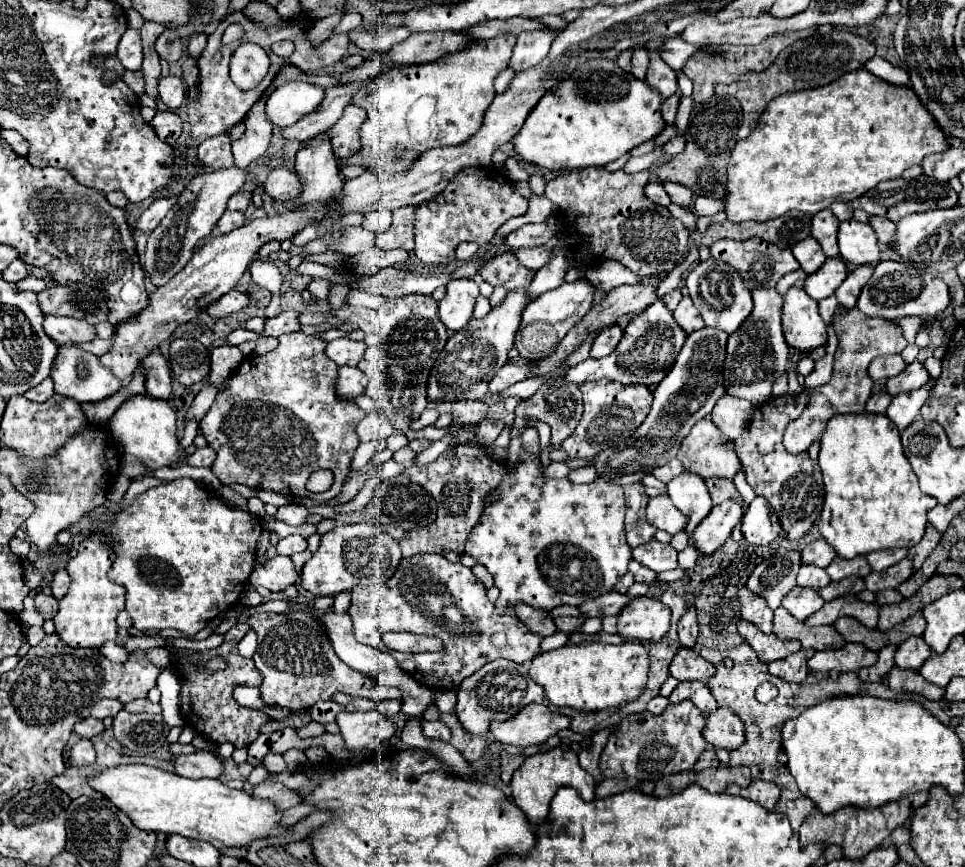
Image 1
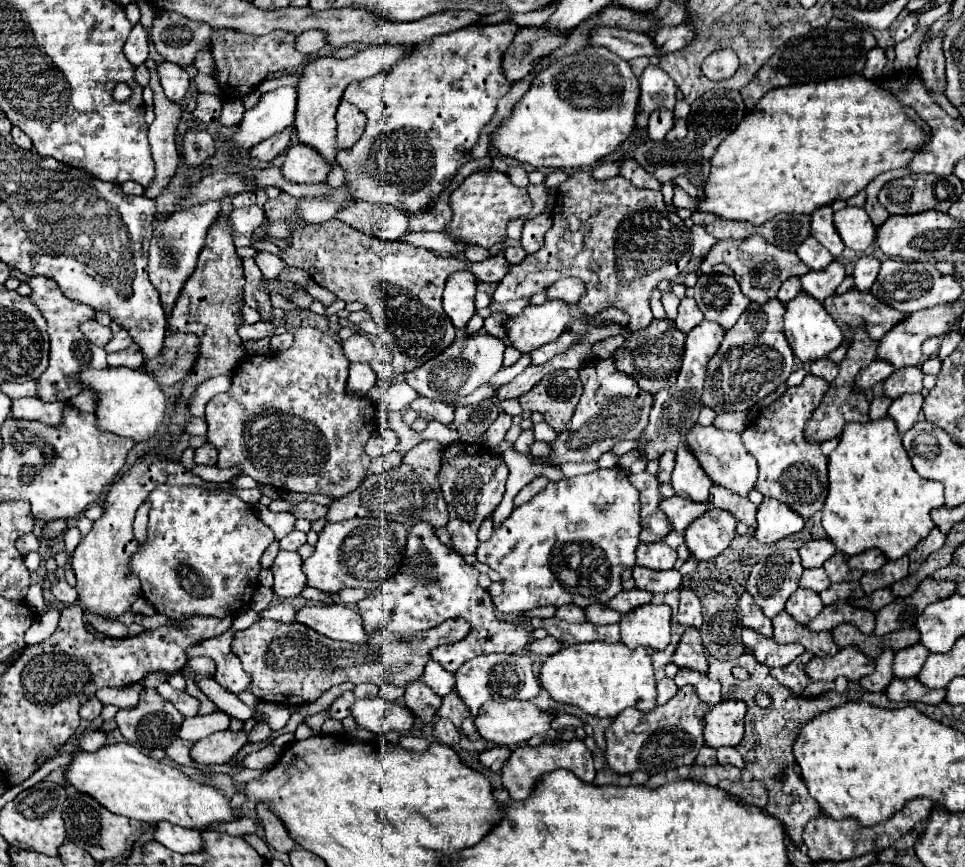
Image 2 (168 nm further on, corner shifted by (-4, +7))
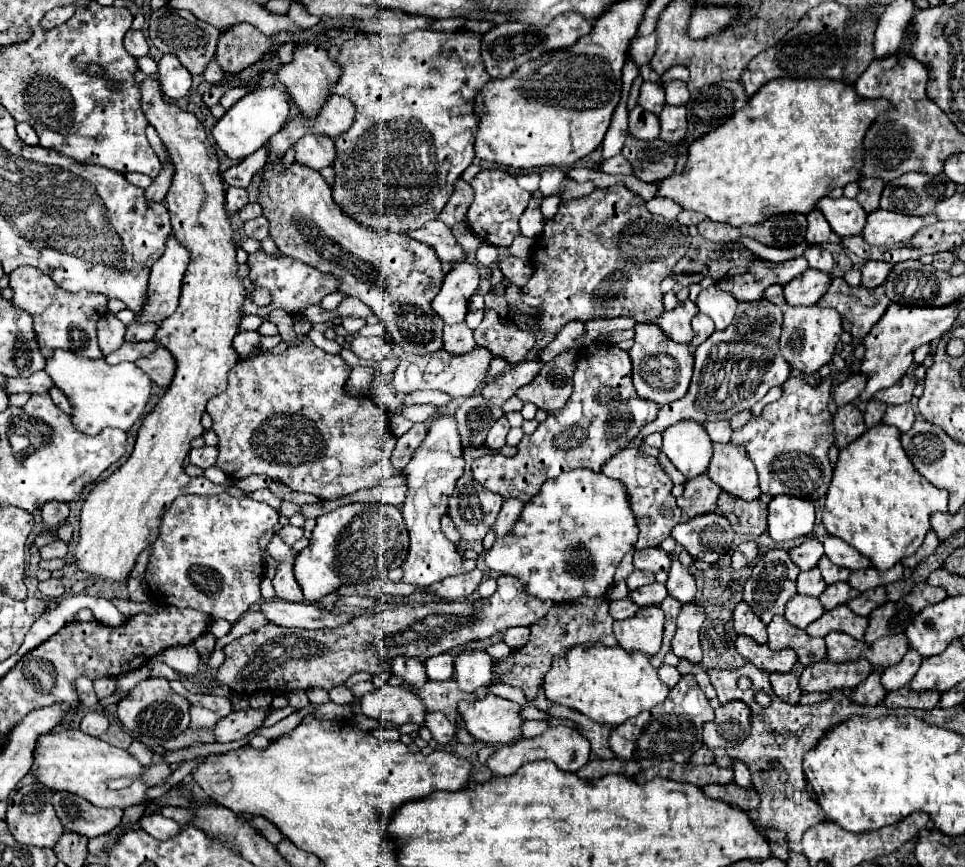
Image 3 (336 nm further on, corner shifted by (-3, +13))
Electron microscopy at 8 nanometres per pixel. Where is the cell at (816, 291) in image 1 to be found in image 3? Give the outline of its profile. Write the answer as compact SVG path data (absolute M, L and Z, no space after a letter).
M807 270L799 278L793 278L783 286L783 296L789 306L815 306L817 300L827 292L831 282L829 274L819 270Z

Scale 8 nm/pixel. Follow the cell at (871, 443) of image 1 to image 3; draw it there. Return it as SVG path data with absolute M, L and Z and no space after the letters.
M879 424L859 436L851 446L839 452L839 462L833 470L833 480L827 492L821 522L831 536L845 540L859 554L871 560L877 570L889 570L899 560L909 558L923 544L925 534L931 530L929 516L933 512L947 512L947 492L931 486L913 466L901 448L901 432L893 426Z

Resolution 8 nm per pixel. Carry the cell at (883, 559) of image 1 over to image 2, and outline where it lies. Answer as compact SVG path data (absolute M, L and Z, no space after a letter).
M872 548L872 550L868 550L868 552L860 552L860 554L848 558L850 568L860 568L860 570L864 570L864 572L876 572L876 570L882 568L886 562L888 562L888 558L884 556L884 552L880 552L880 550L876 550L876 548Z

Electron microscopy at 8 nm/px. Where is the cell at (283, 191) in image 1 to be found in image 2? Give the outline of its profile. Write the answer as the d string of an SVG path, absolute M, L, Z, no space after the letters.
M304 144L292 146L286 152L286 162L282 164L284 178L294 184L320 184L326 180L328 172L328 164L324 164L312 148L304 148Z

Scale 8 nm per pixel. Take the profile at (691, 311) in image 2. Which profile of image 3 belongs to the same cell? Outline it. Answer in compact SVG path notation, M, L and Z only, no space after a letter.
M691 300L679 302L673 310L663 310L659 318L649 320L649 324L657 324L667 338L679 344L689 344L693 340L691 320L697 314L697 306Z

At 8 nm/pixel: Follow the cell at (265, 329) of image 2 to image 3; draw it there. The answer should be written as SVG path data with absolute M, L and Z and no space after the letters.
M243 332L233 338L233 348L239 354L239 360L251 358L259 350L259 332Z

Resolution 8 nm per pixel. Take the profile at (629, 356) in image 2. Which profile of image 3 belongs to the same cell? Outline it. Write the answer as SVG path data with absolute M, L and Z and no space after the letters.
M637 324L635 326L635 344L629 350L633 362L633 386L637 394L645 400L655 402L657 406L671 404L687 394L691 376L693 376L693 356L687 346L679 346L677 342L667 342L655 326Z

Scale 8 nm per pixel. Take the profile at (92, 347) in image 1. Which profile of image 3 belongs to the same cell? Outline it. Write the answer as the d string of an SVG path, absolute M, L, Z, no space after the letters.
M149 322L149 324L129 324L127 326L127 334L125 340L127 342L143 342L143 340L153 340L153 334L157 330L157 324Z

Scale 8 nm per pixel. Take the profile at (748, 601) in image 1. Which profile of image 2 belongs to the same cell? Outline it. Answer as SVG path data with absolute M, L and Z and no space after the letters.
M744 592L740 598L740 610L742 610L742 624L744 626L754 628L764 636L772 636L772 620L768 616L764 616L760 606L754 602L752 596L748 596L748 592Z

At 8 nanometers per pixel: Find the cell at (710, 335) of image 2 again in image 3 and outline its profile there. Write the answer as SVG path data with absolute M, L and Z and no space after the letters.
M699 312L699 314L693 318L693 330L695 330L695 338L693 338L691 346L693 346L693 348L697 348L699 344L703 344L703 342L713 334L715 326L713 326L711 318L707 318L705 314L701 314L701 312Z

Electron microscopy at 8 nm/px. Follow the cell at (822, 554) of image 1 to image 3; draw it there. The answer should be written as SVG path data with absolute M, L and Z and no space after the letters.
M807 538L803 544L791 548L789 556L799 570L811 570L823 556L823 544L817 538Z

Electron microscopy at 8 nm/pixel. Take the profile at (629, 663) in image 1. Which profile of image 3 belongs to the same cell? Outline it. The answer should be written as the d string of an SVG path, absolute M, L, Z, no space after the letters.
M575 646L567 656L555 658L543 682L543 692L547 700L573 708L593 722L619 726L627 718L661 704L669 688L659 680L657 670L645 654L627 654L621 646Z

